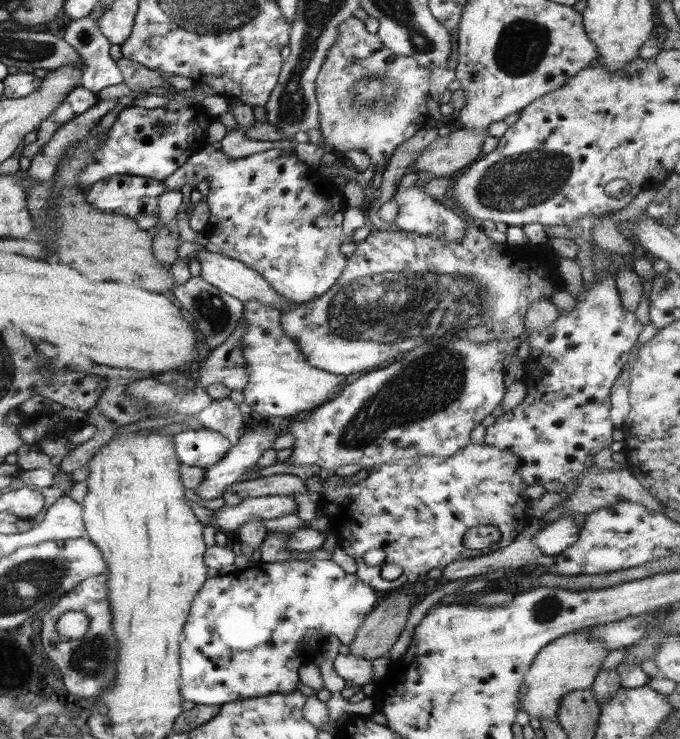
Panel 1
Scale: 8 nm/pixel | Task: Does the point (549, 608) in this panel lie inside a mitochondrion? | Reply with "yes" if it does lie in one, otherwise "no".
yes

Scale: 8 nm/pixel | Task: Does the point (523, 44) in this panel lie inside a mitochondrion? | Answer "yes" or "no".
yes

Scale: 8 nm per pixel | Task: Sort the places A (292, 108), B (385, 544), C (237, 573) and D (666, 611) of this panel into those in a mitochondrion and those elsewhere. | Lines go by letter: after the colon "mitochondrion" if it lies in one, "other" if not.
A: mitochondrion
B: other
C: other
D: other

